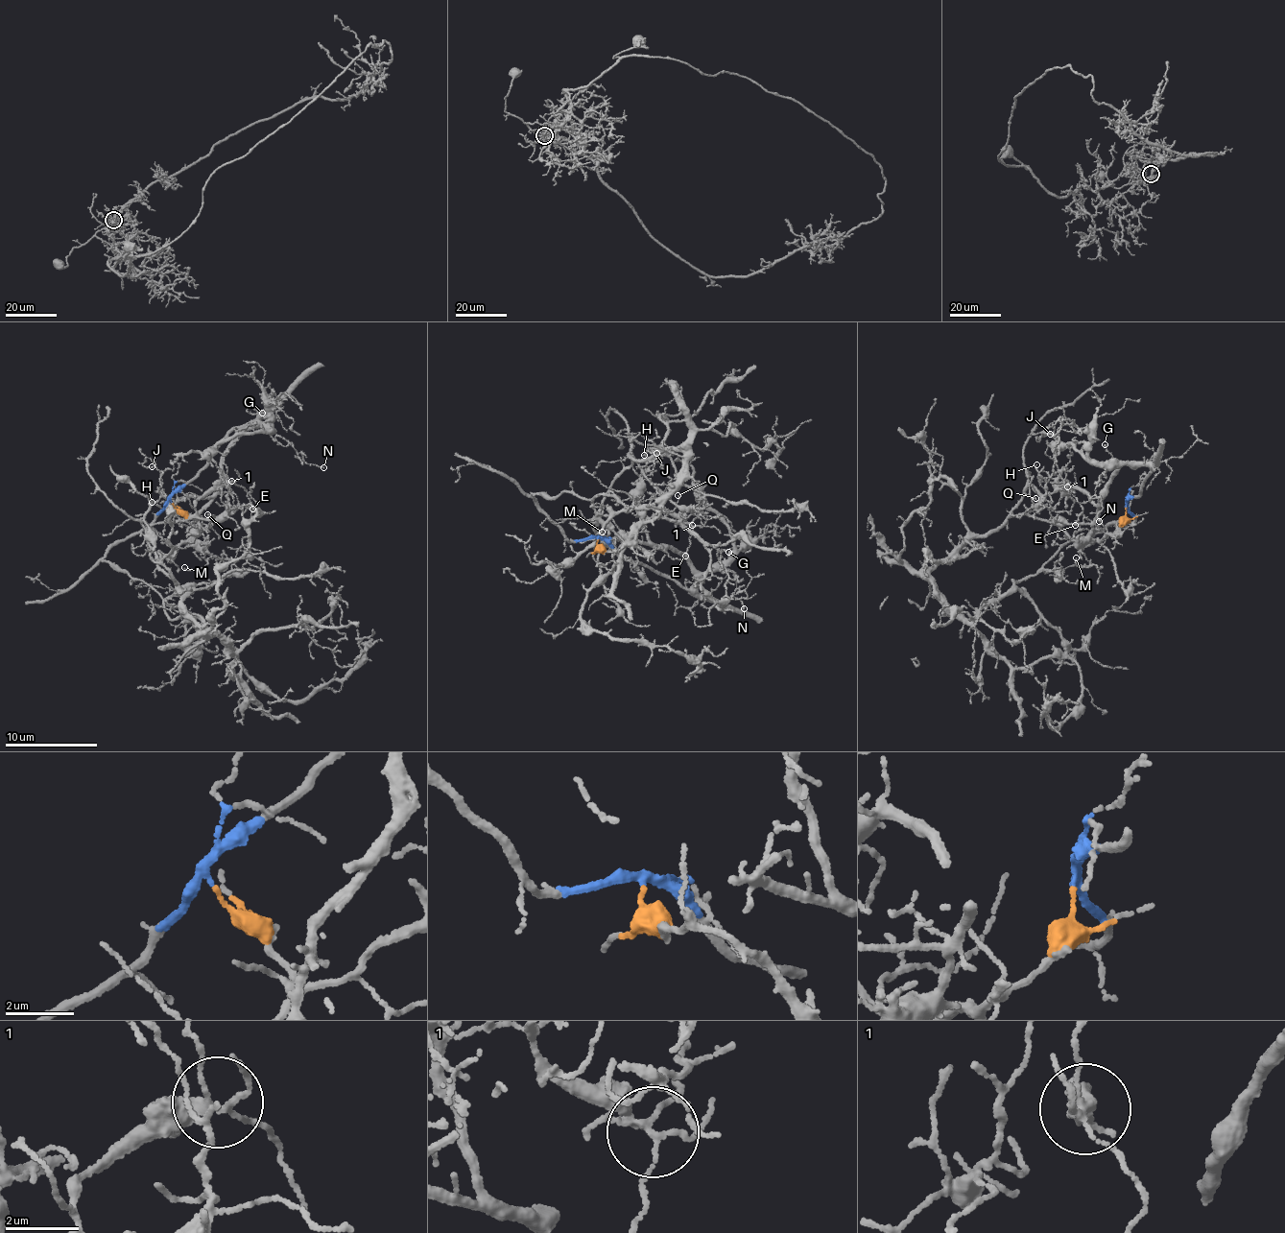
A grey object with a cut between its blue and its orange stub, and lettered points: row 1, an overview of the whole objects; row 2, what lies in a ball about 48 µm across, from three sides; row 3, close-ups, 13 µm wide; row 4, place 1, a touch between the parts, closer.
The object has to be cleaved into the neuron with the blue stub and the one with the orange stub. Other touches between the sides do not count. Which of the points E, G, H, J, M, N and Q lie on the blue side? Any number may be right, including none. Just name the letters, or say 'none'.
E, G, H, J, M, N, Q

